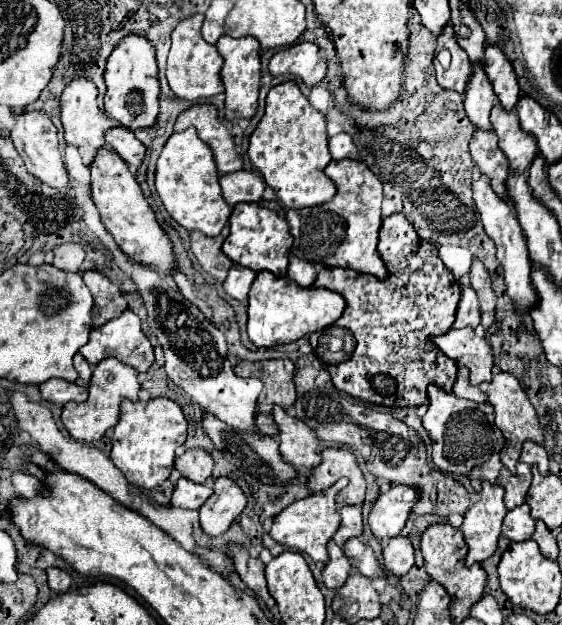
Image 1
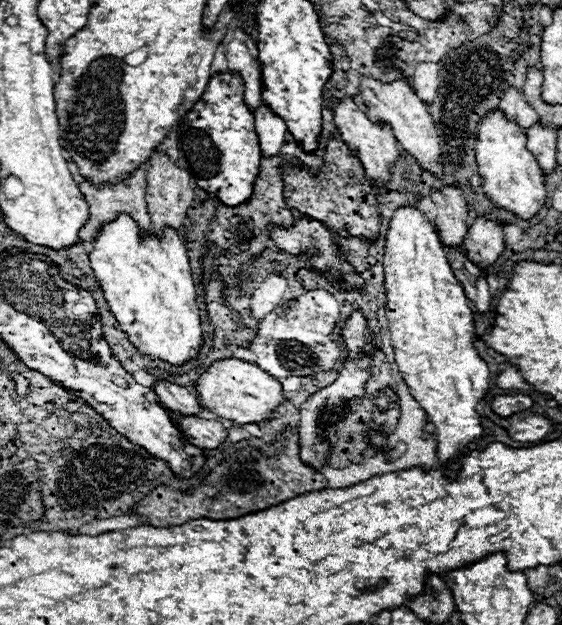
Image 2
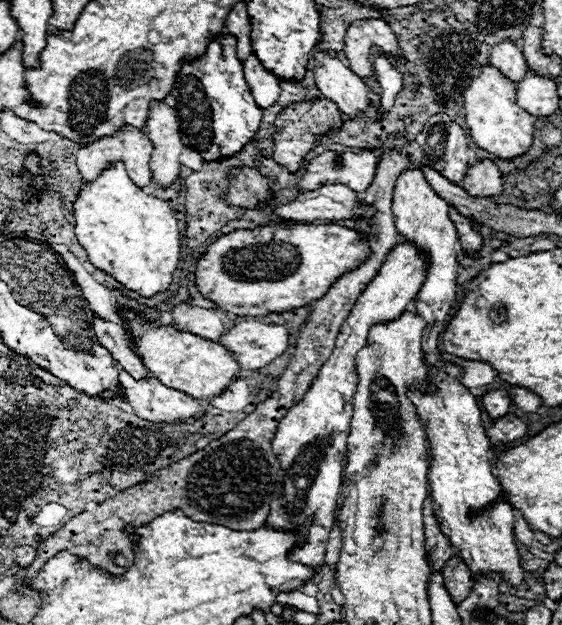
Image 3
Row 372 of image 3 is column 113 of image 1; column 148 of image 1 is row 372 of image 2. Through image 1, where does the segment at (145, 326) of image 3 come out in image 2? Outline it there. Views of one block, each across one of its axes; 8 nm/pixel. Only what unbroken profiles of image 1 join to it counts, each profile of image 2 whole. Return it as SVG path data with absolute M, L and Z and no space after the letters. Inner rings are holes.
M236 358L230 360L220 360L214 362L198 380L196 384L196 392L198 392L198 400L200 404L214 412L220 418L232 420L234 424L258 424L264 422L272 416L274 408L278 408L280 404L286 402L282 384L272 378L270 374L266 374L264 370L260 370L260 366L250 364L250 362L242 362Z

